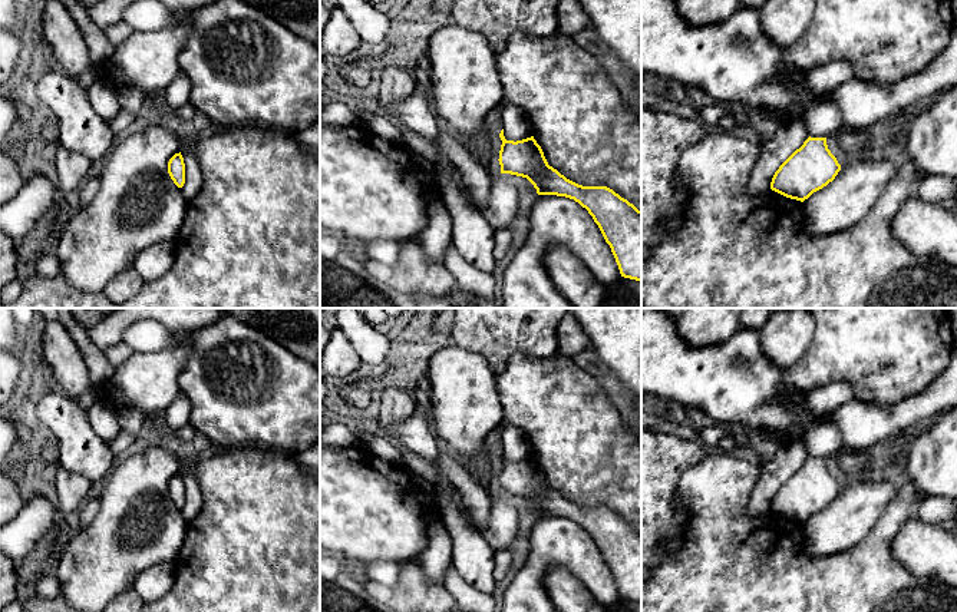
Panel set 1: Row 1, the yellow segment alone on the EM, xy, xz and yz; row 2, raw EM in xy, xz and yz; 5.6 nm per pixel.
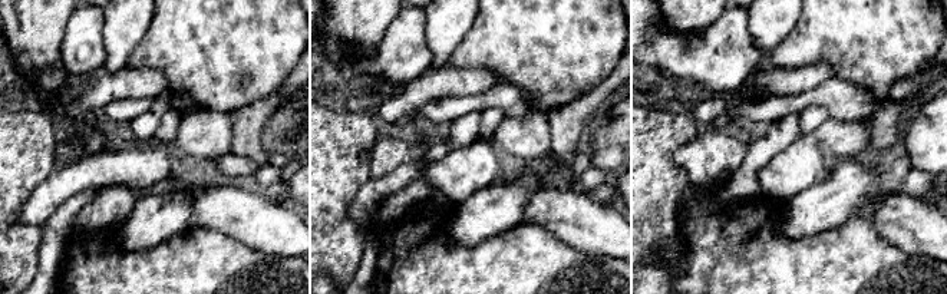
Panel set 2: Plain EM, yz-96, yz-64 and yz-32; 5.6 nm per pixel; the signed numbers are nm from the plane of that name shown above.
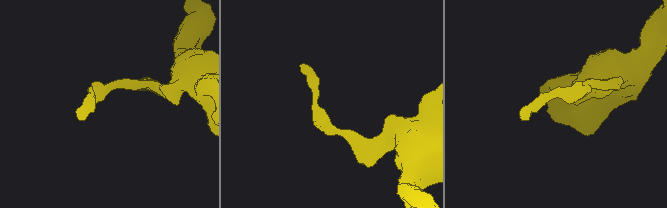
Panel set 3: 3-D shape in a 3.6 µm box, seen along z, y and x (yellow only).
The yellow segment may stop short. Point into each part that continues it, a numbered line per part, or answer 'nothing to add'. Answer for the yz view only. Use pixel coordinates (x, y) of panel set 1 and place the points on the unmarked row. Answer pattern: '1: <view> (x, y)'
1: yz (791, 456)

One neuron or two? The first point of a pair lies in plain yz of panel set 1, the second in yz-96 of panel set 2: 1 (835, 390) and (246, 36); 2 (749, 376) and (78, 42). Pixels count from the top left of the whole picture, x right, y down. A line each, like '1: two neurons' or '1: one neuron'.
1: two neurons
2: one neuron

